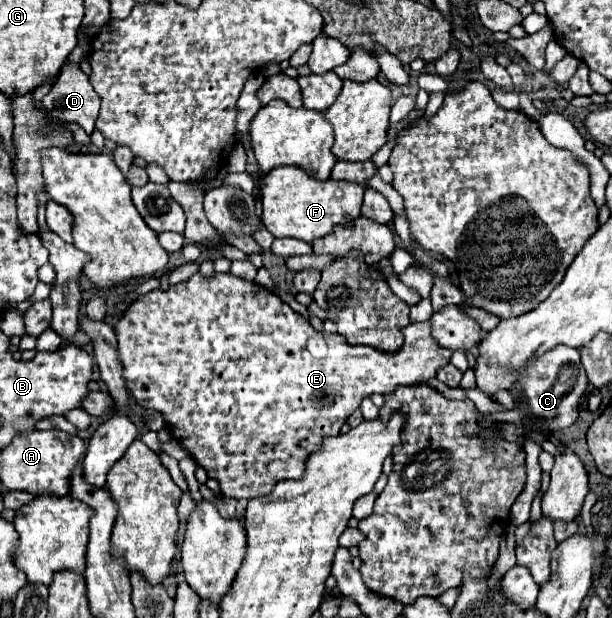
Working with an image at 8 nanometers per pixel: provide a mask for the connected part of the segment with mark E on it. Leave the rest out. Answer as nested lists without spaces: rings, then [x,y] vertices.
[[[194,274],[188,282],[180,282],[168,288],[168,292],[156,288],[138,300],[134,300],[128,310],[124,312],[122,320],[114,328],[116,338],[118,338],[118,352],[120,352],[120,362],[124,366],[124,380],[130,396],[136,398],[136,402],[148,410],[158,410],[168,418],[168,428],[172,436],[196,458],[196,462],[208,472],[210,478],[216,478],[220,482],[220,490],[224,496],[232,496],[236,500],[250,500],[254,496],[264,496],[272,492],[276,482],[280,480],[296,480],[302,478],[306,470],[306,462],[312,452],[320,450],[324,444],[324,438],[338,436],[342,424],[348,420],[348,416],[360,406],[362,398],[370,394],[388,394],[396,390],[396,386],[412,386],[418,382],[428,382],[430,378],[436,376],[438,368],[446,366],[450,362],[450,350],[444,350],[444,346],[436,344],[430,336],[430,322],[418,322],[418,324],[408,324],[402,334],[404,334],[404,344],[396,352],[384,352],[376,350],[374,346],[350,346],[344,342],[342,336],[338,334],[328,334],[328,332],[316,332],[306,318],[296,314],[280,296],[274,292],[266,290],[264,286],[258,286],[256,282],[248,282],[242,278],[228,274],[214,274],[212,278],[204,278],[202,274]]]

